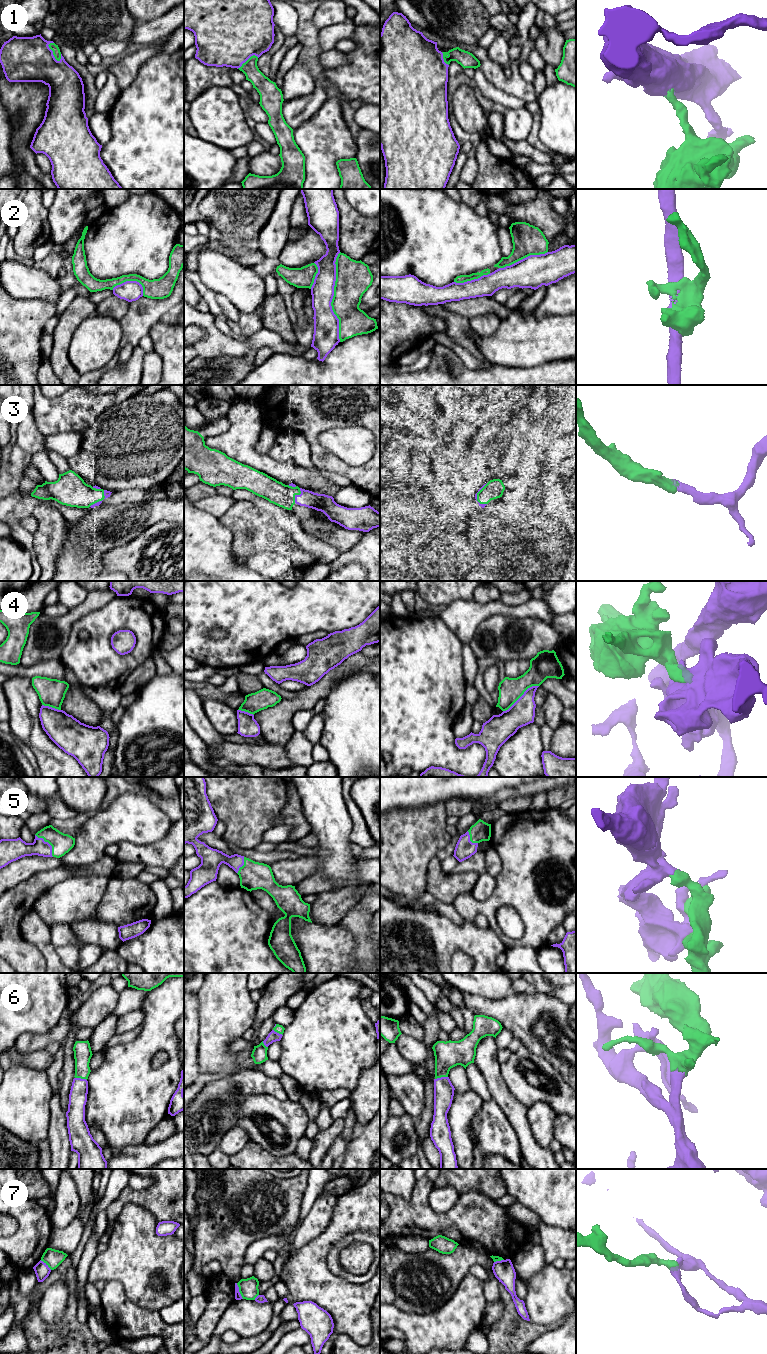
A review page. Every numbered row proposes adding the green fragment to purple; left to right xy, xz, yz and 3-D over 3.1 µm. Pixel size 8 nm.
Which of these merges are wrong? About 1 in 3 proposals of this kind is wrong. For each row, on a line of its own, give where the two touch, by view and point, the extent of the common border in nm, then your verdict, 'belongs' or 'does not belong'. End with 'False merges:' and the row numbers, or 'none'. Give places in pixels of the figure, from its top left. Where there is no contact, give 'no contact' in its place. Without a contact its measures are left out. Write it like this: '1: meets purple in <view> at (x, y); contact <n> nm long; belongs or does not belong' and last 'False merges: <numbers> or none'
1: meets purple in xy at (52, 52); contact 180 nm long; belongs
2: meets purple in xz at (332, 297); contact 700 nm long; does not belong
3: meets purple in xz at (297, 495); contact 130 nm long; belongs
4: meets purple in yz at (521, 696); contact 360 nm long; does not belong
5: meets purple in xy at (48, 843); contact 240 nm long; belongs
6: meets purple in yz at (441, 1077); contact 110 nm long; belongs
7: meets purple in xz at (238, 1291); contact 140 nm long; does not belong
False merges: 2, 4, 7

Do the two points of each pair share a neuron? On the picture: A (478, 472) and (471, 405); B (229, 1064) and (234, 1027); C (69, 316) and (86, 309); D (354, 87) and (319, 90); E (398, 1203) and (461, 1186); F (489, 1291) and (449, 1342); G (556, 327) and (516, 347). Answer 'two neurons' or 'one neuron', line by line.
A: two neurons
B: one neuron
C: one neuron
D: two neurons
E: two neurons
F: two neurons
G: one neuron

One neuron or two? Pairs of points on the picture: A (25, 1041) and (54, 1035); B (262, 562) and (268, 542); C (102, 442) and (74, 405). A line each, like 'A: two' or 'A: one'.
A: one
B: two
C: two

